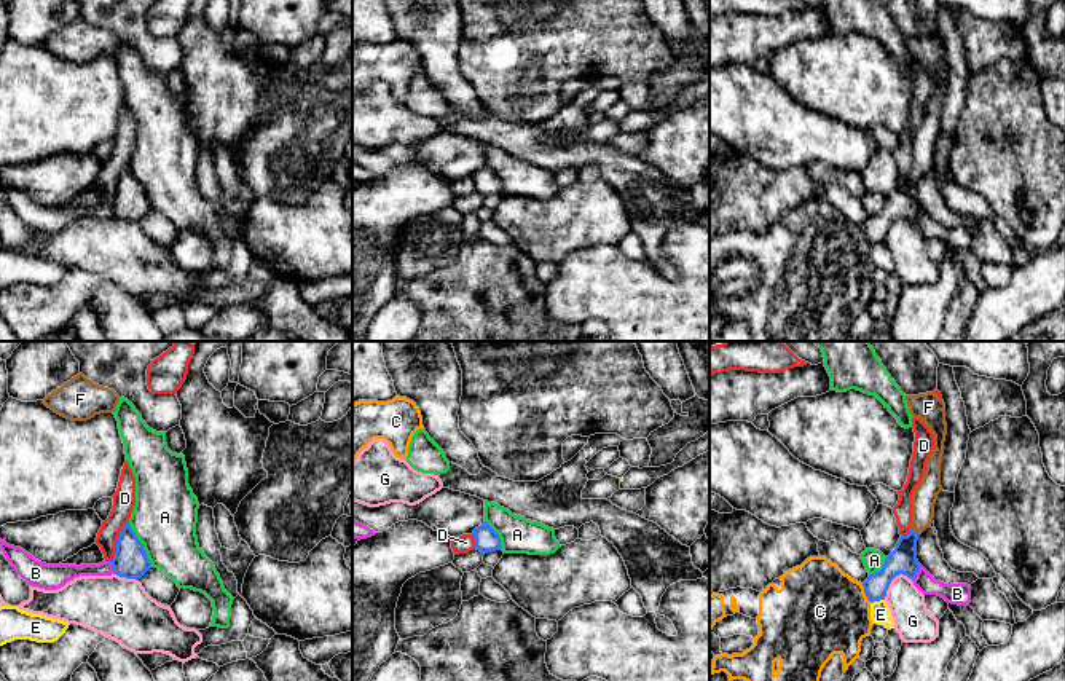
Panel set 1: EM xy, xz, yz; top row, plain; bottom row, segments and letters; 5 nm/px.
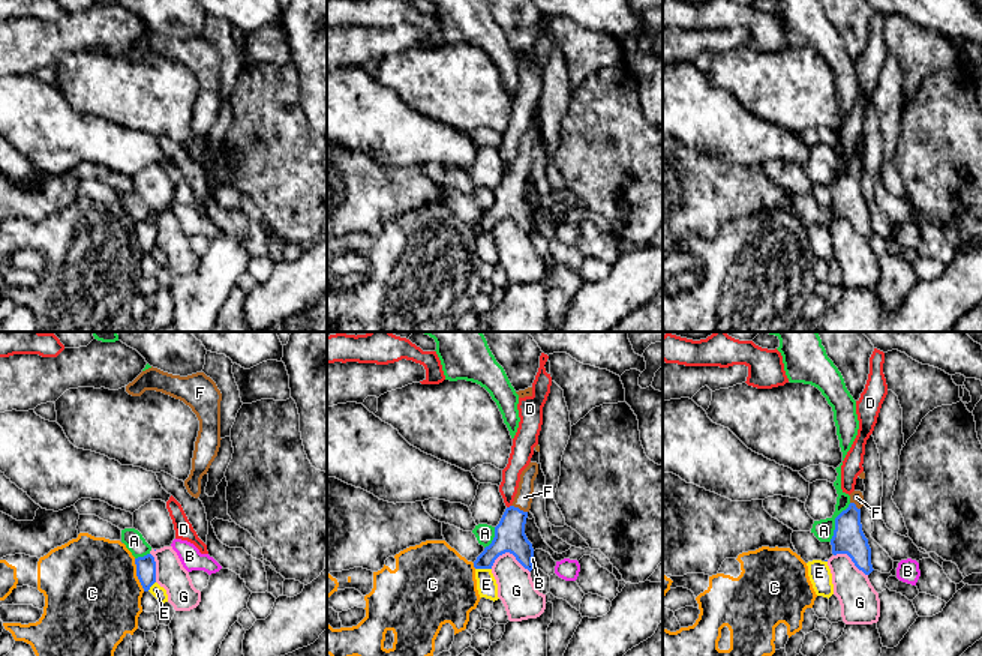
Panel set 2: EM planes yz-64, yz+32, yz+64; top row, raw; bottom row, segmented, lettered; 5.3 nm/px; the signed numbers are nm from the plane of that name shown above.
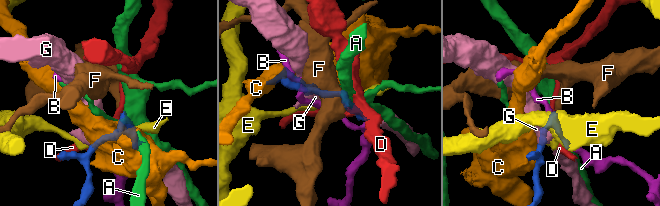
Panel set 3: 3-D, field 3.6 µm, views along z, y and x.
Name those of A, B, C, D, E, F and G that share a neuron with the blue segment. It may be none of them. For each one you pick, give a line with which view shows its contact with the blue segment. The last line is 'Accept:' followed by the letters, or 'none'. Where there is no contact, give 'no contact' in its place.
F: contact in yz
Accept: F

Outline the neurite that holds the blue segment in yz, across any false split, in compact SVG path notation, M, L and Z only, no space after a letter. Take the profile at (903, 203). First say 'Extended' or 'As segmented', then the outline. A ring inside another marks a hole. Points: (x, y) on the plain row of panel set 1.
Extended. M936 35L906 38L909 54L920 61L934 78L934 93L926 105L925 118L912 137L912 166L907 179L901 179L885 207L863 225L864 236L870 246L885 242L891 223L904 217L915 222L922 207L917 203L917 183L933 166L934 147L941 129L941 107L947 78L945 46Z

